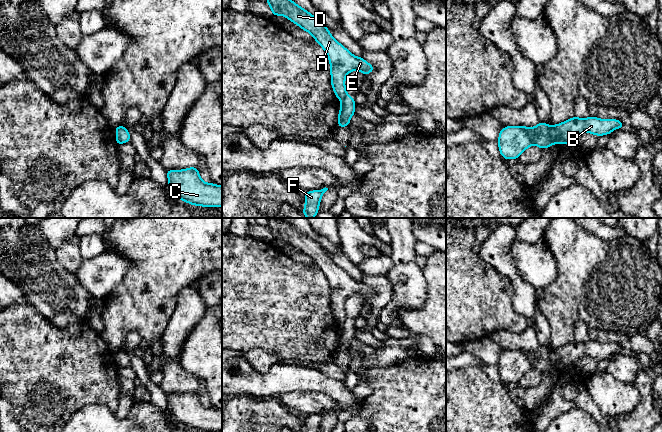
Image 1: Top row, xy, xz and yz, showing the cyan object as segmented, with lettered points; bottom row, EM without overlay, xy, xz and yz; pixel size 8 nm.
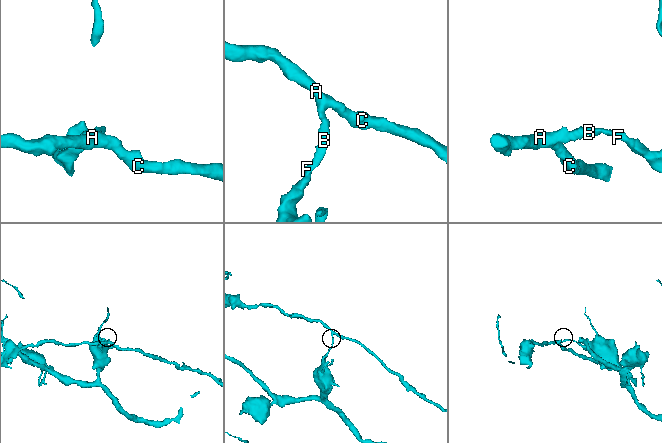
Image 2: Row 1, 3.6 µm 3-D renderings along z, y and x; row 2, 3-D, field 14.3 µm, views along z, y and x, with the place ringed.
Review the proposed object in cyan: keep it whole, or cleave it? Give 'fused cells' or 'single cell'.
fused cells

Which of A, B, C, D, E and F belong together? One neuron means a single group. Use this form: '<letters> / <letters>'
A C D E / B F

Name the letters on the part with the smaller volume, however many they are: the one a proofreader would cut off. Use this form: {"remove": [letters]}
{"remove": ["A", "C", "D", "E"]}

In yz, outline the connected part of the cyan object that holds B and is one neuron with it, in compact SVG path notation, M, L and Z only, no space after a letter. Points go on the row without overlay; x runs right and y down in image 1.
M588 342L571 343L551 350L550 362L553 368L568 368L574 366L581 358L589 356L596 360L608 359L617 352L625 352L624 347L617 343Z

